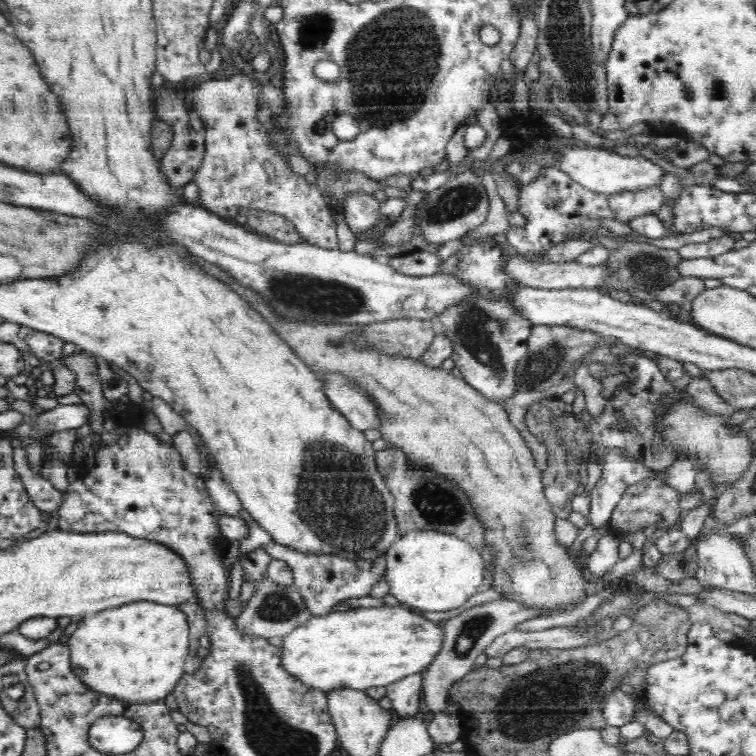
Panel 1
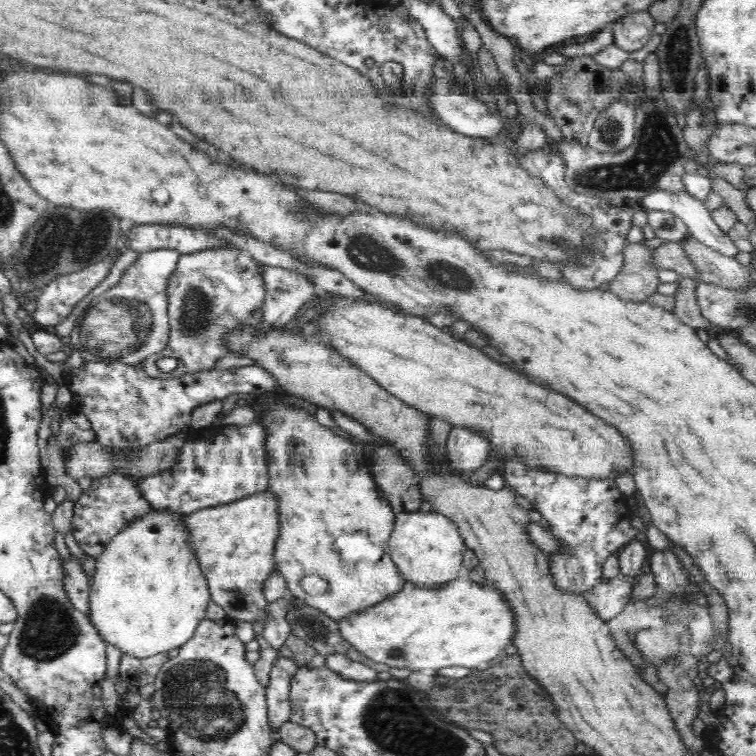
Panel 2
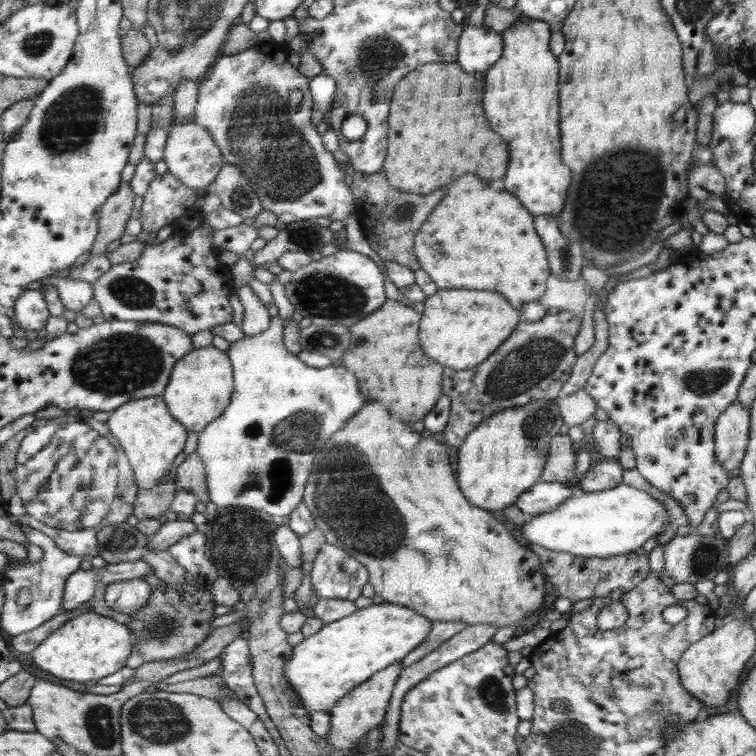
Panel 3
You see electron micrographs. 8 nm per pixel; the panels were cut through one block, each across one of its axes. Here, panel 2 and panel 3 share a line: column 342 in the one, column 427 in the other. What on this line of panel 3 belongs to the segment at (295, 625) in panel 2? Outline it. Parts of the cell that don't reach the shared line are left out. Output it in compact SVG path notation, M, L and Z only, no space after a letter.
M432 620L431 632L427 636L427 640L422 645L418 645L409 656L401 660L401 665L404 669L408 668L411 664L420 661L424 656L429 655L433 650L438 648L444 641L451 639L455 634L460 632L468 624L461 620Z

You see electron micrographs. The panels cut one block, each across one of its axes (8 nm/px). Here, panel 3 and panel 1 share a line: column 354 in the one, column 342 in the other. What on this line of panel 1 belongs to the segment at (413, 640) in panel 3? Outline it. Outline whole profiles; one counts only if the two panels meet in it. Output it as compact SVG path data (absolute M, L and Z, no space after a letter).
M382 605L354 607L346 611L330 611L319 617L310 617L306 624L282 637L282 665L291 677L300 679L313 690L330 694L340 689L365 692L386 687L406 676L422 673L438 656L445 630L437 622L426 619L420 612L408 607Z

